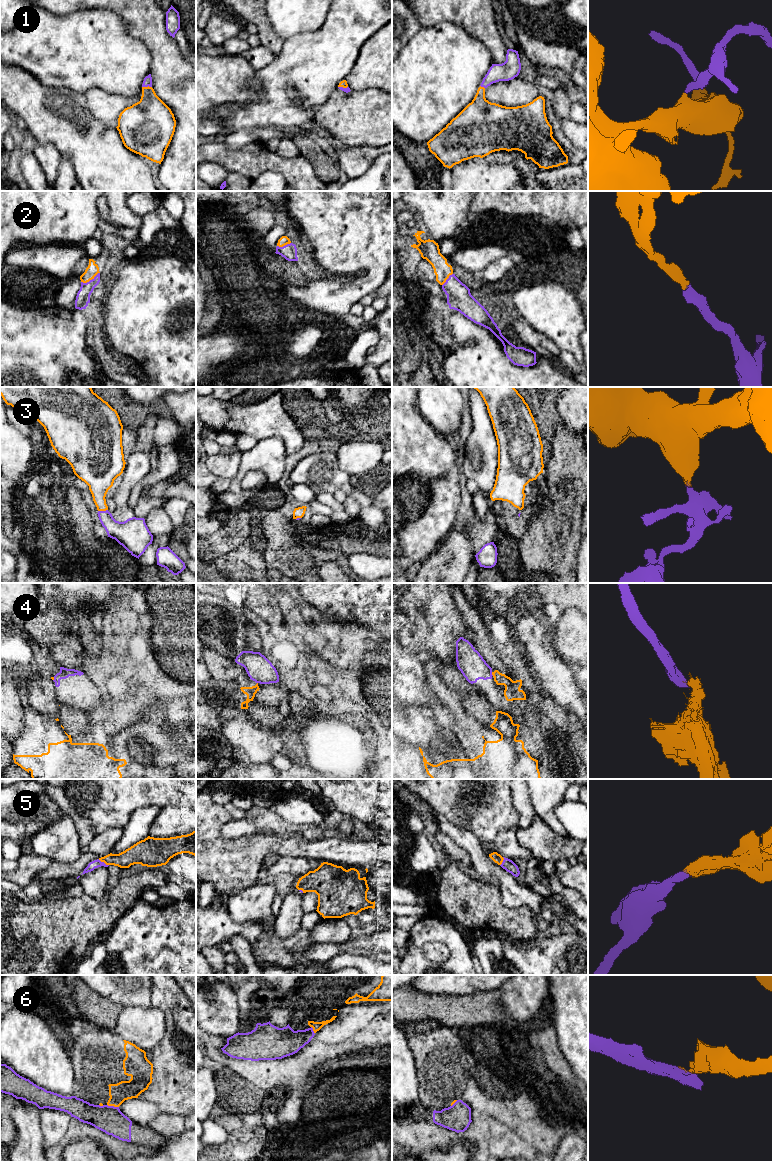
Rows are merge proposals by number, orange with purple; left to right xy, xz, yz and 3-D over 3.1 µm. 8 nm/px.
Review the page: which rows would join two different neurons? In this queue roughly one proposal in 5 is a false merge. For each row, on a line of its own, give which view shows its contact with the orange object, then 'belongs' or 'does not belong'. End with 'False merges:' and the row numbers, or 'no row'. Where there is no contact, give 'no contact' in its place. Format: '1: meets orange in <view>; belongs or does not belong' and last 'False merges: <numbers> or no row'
1: meets orange in xy; belongs
2: meets orange in xy; belongs
3: meets orange in xy; belongs
4: meets orange in yz; does not belong
5: meets orange in xy; belongs
6: meets orange in xy; does not belong
False merges: 4, 6

